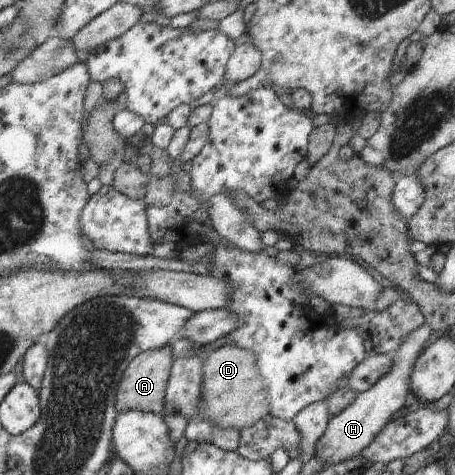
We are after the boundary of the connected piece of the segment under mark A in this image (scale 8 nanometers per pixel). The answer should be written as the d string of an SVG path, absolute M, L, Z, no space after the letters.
M170 345L157 350L148 350L139 353L132 359L123 373L123 378L116 392L115 408L117 413L121 414L125 411L138 410L141 412L161 414L172 364L173 357Z

